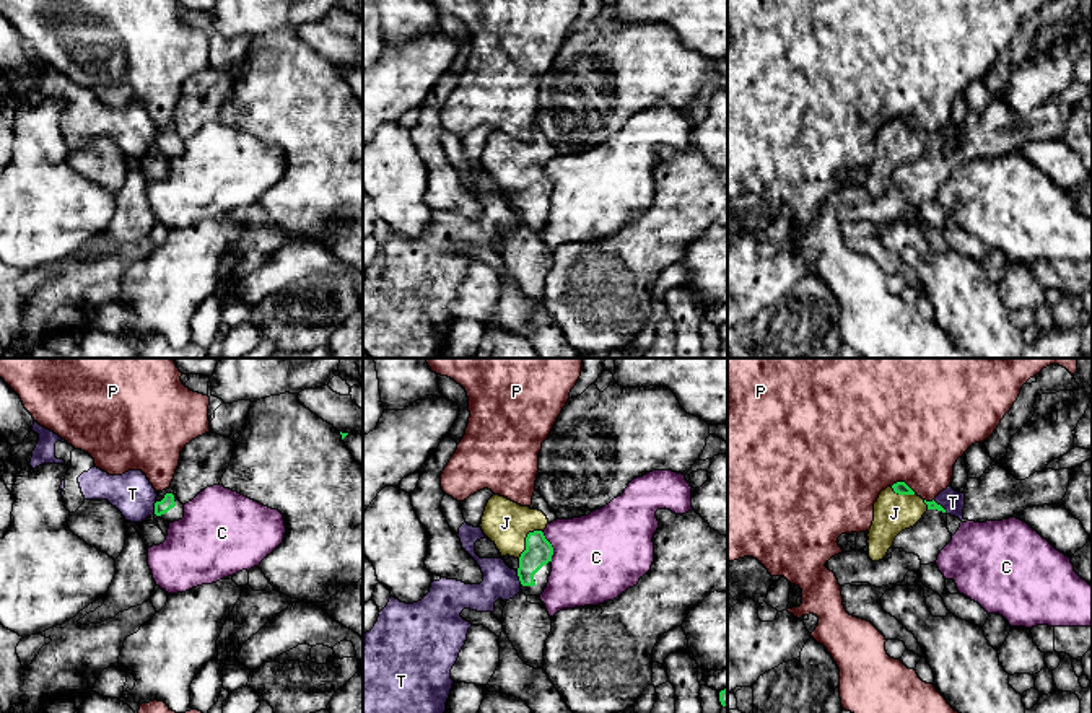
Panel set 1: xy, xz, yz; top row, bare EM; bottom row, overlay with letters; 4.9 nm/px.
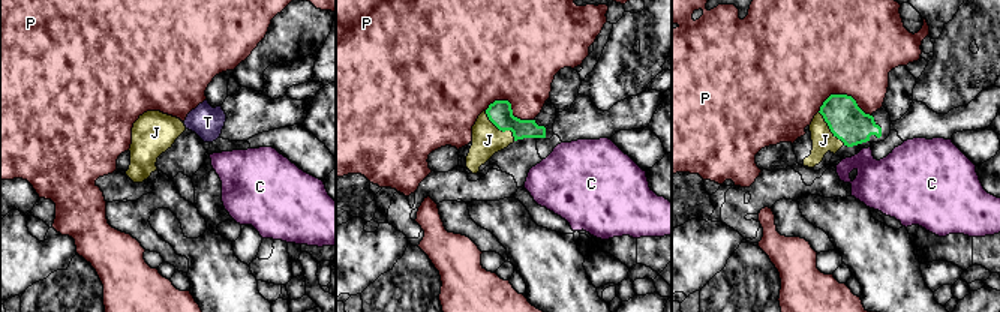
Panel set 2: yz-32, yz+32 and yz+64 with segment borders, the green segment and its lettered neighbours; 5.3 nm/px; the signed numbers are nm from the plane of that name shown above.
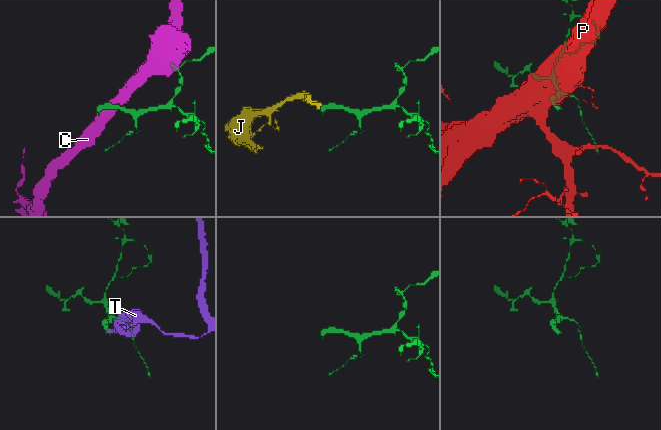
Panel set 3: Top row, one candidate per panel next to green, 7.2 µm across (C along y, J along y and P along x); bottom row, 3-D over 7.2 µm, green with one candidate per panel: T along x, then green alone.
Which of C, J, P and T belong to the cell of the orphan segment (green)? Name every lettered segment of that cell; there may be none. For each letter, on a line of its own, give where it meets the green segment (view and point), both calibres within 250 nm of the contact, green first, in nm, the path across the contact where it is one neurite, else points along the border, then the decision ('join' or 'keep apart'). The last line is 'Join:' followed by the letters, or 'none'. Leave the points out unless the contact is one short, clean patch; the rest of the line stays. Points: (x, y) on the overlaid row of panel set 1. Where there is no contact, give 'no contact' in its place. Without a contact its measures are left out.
C: meets green in xz at (550, 546); 140 nm thick on the green side, 420 nm on the other; keep apart
J: meets green in xz at (526, 539); 140 nm thick on the green side, 220 nm on the other; runs through xz (539, 551), (526, 539), (505, 523); join
P: meets green in yz at (904, 482); 60 nm thick on the green side, 500 nm on the other; keep apart
T: meets green in xy at (155, 508); 70 nm thick on the green side, 200 nm on the other; border along xy (157, 502), (153, 513); keep apart
Join: J

